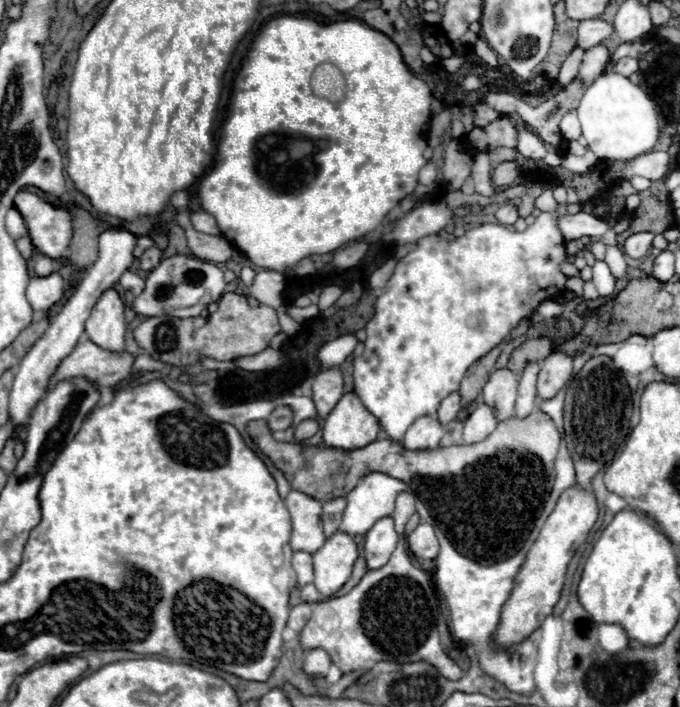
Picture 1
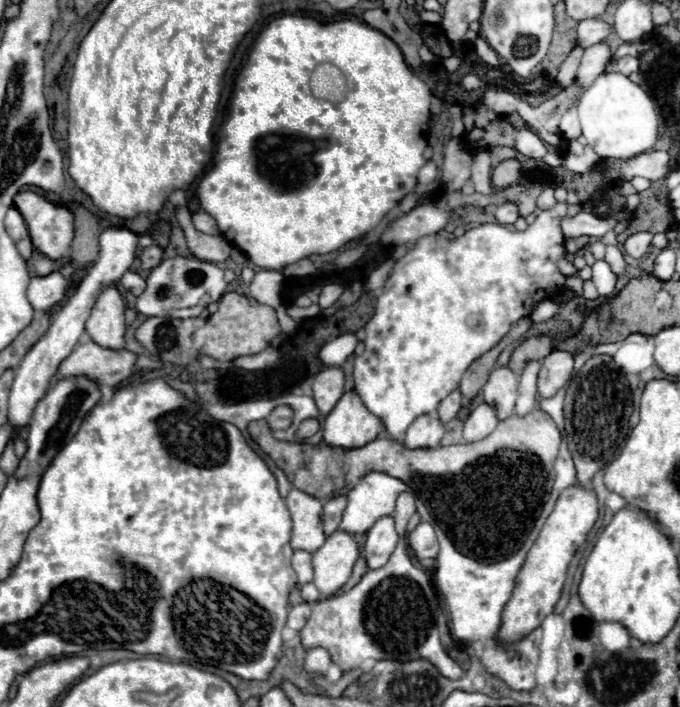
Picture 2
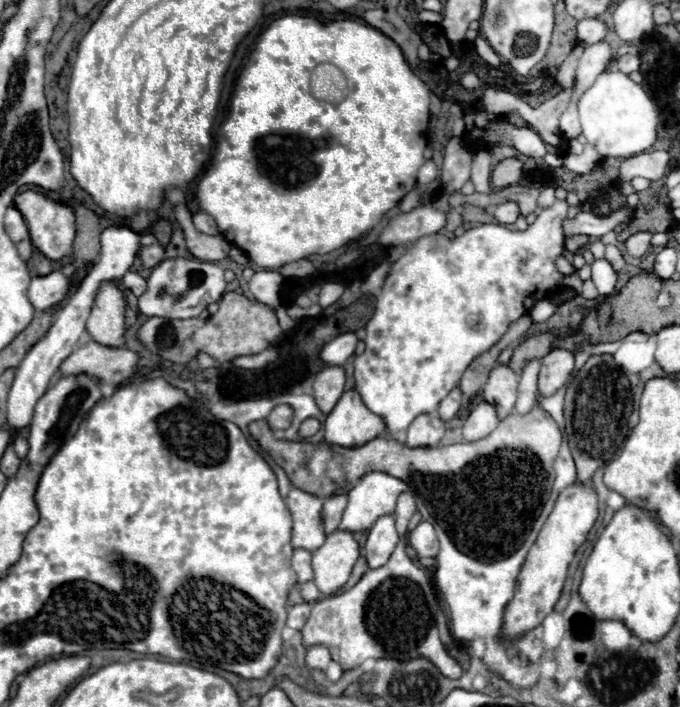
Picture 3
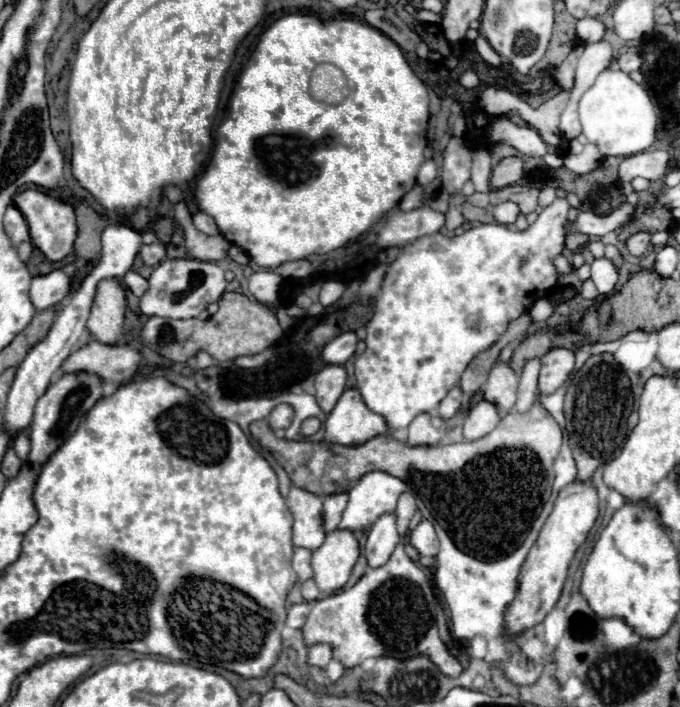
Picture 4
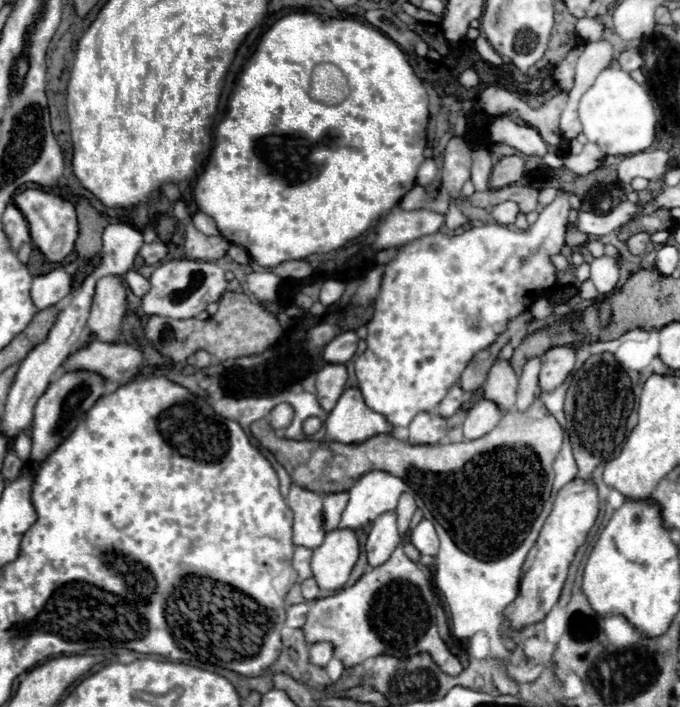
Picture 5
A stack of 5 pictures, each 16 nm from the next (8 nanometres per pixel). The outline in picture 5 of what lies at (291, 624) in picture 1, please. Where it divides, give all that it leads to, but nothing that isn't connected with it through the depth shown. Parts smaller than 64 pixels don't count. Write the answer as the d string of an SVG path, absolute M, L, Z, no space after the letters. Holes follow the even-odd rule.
M292 604L292 606L288 606L286 626L302 628L304 620L306 620L306 614L308 614L308 608L310 608L310 604Z

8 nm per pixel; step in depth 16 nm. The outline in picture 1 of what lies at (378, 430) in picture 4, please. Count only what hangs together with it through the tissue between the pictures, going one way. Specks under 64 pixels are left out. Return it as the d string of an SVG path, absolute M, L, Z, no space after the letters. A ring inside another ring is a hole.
M346 392L324 422L324 444L332 448L356 450L376 440L380 422L360 402L356 392Z

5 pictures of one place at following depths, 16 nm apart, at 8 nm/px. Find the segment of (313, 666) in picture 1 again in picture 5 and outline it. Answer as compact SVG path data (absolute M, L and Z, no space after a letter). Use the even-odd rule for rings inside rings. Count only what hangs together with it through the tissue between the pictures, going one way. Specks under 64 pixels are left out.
M316 642L310 648L310 662L316 666L326 666L332 658L332 644L330 642Z

